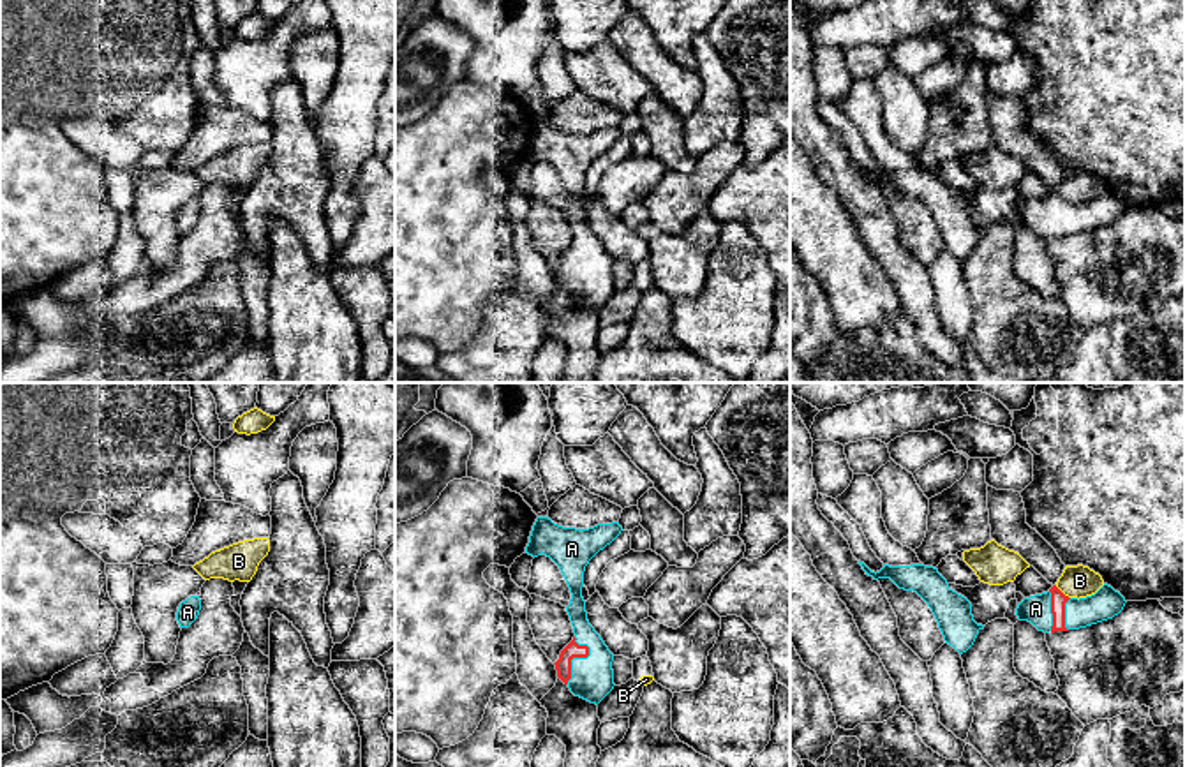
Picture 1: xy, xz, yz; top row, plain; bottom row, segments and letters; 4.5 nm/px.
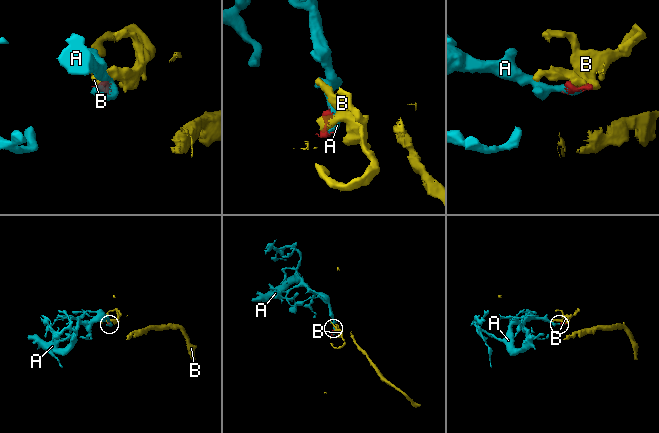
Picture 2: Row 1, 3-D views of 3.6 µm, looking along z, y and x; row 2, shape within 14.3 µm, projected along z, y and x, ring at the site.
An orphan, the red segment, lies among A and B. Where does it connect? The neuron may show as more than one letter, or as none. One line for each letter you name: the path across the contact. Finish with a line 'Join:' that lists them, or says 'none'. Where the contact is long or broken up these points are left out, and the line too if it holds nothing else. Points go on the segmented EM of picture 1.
Join: A

